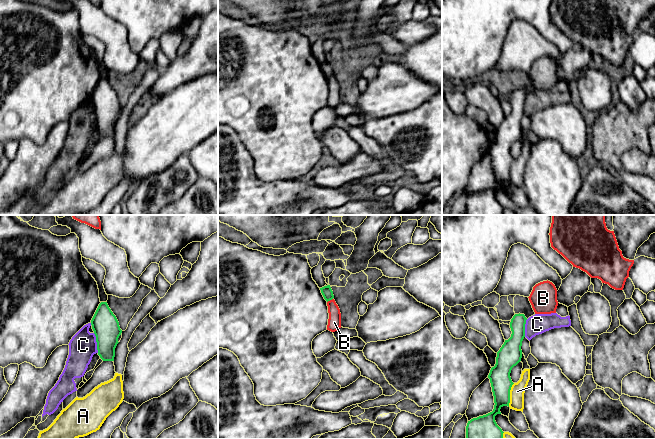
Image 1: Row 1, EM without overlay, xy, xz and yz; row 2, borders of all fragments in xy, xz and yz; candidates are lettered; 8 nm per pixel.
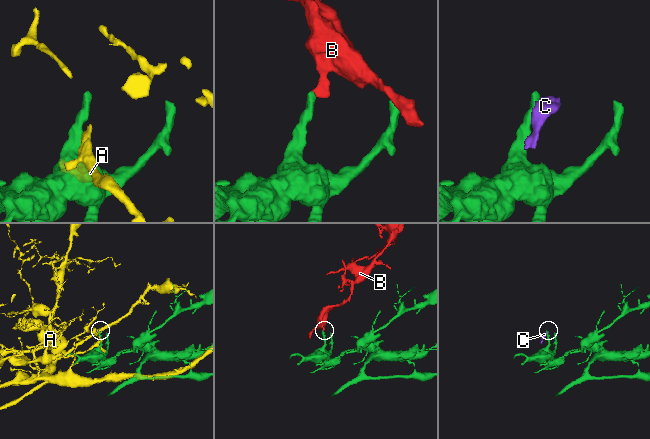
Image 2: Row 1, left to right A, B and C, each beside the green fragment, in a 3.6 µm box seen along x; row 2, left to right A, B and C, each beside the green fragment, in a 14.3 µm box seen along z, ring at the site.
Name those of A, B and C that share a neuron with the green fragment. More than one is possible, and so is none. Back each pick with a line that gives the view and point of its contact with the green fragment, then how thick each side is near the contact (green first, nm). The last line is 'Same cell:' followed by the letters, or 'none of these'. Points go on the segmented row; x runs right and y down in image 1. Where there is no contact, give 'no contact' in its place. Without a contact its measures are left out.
Same cell: none of these

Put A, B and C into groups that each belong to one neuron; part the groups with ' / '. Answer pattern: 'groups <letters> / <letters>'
groups A / B / C

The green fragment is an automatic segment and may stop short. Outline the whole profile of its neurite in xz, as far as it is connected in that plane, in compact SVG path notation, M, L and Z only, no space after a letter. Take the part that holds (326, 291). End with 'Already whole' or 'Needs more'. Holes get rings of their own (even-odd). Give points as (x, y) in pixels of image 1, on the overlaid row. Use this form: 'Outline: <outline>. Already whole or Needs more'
Outline: M327 285L327 286L320 288L320 290L321 290L321 293L322 293L324 299L327 302L334 298L333 291L332 291L330 285Z. Already whole

